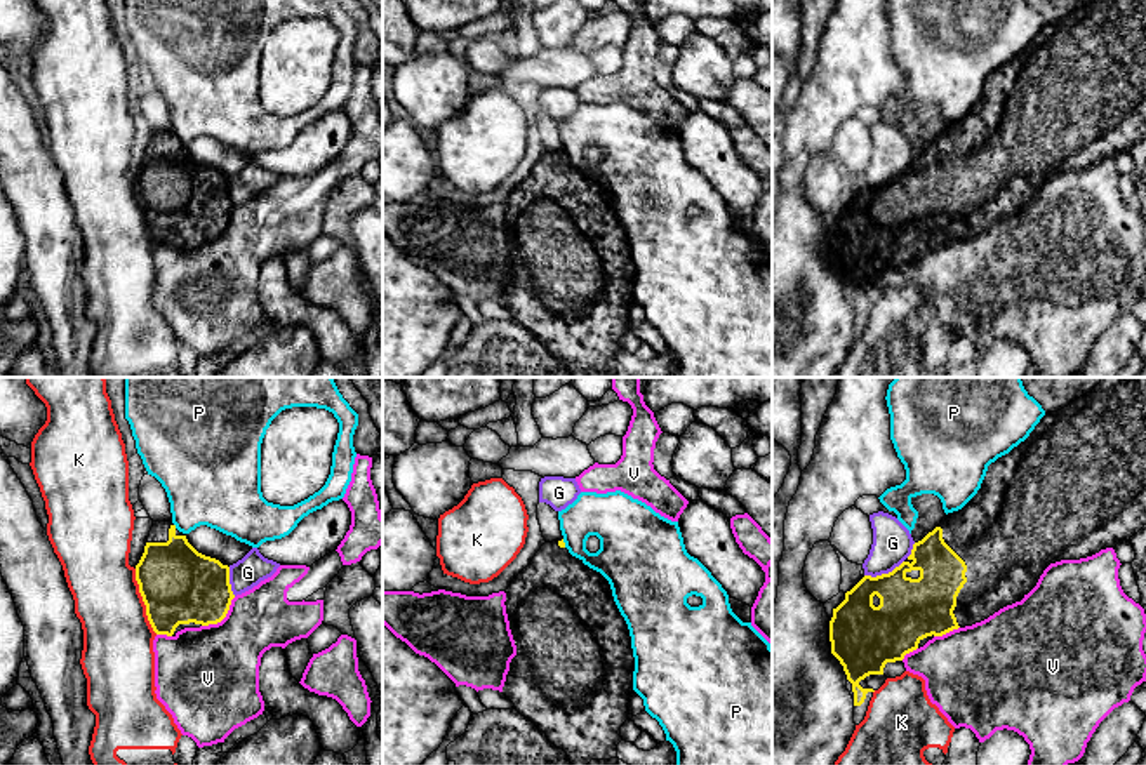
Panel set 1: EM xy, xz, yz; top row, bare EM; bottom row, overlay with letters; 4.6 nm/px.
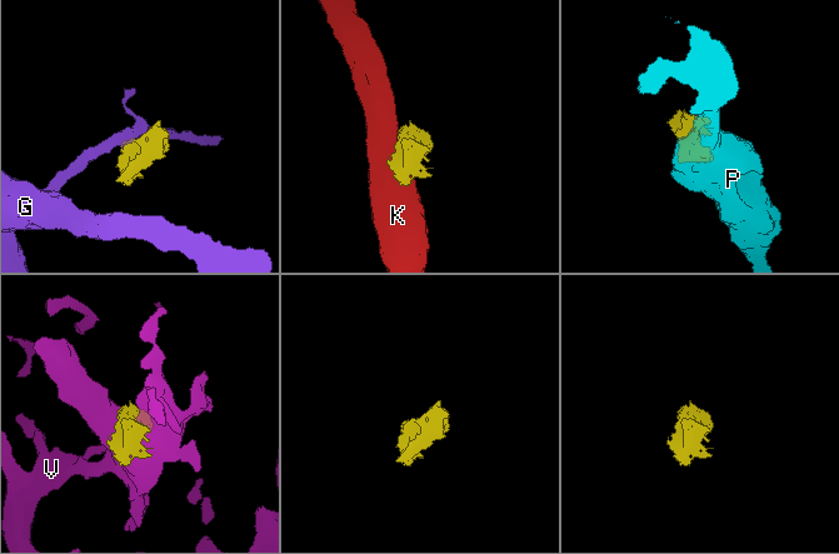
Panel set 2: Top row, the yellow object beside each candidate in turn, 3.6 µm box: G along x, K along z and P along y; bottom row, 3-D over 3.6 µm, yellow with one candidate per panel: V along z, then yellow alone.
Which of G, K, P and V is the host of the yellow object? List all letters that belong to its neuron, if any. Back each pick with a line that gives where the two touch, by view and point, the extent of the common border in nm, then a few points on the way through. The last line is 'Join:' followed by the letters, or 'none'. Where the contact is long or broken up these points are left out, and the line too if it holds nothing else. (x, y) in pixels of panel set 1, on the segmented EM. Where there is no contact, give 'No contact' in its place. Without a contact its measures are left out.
Join: none

